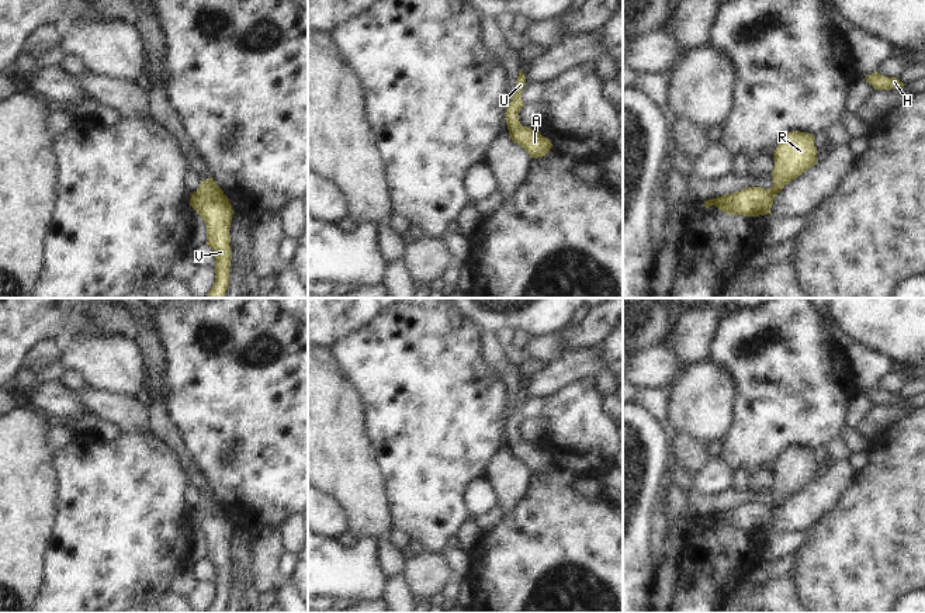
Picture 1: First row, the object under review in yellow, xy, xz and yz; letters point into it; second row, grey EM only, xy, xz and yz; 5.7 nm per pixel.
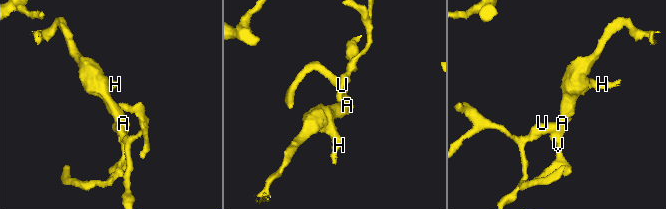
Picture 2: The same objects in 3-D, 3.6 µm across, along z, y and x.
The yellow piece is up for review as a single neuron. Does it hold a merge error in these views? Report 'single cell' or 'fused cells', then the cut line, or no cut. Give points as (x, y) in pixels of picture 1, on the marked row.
fused cells | xy (196, 191), (200, 197), (197, 211)

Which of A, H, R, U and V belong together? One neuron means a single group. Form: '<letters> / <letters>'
A H R V / U

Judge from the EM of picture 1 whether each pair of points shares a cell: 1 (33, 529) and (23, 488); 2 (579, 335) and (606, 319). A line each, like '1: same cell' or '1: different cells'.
1: same cell
2: same cell

